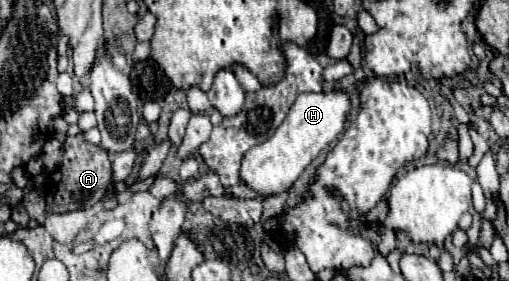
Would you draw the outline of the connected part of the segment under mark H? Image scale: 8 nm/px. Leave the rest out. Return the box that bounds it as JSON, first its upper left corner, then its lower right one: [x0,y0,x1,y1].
[241,91,351,195]

